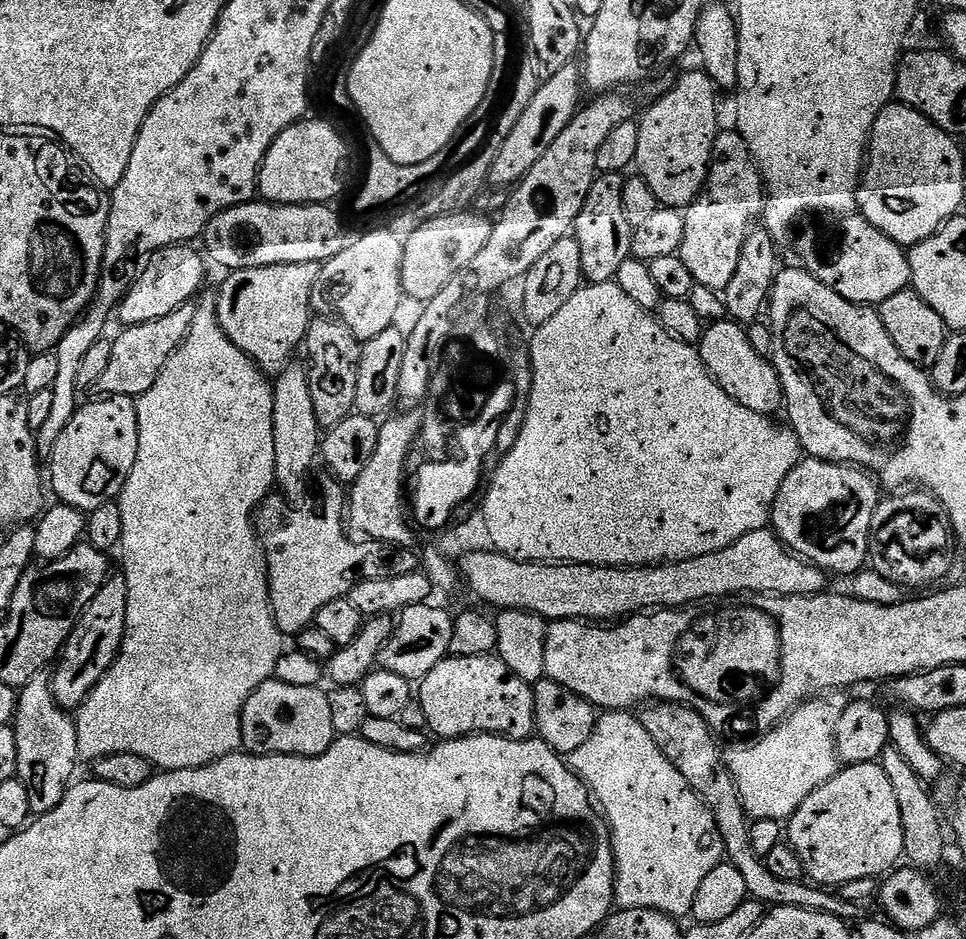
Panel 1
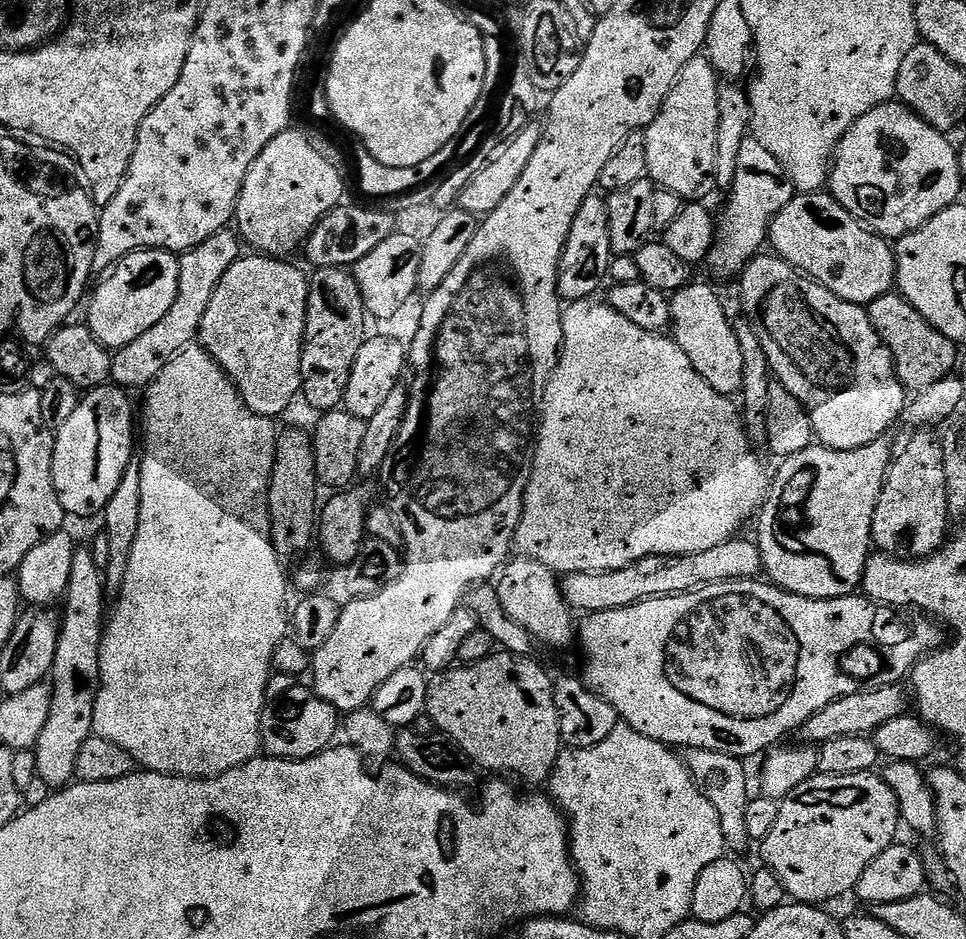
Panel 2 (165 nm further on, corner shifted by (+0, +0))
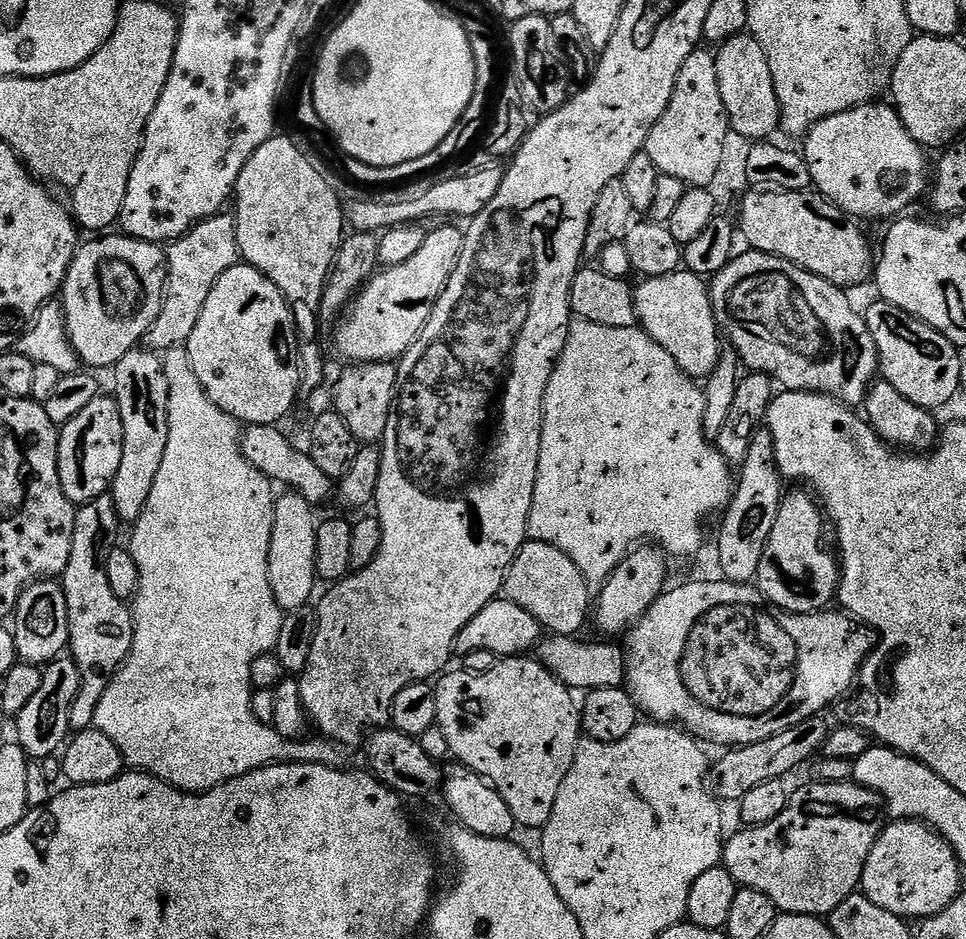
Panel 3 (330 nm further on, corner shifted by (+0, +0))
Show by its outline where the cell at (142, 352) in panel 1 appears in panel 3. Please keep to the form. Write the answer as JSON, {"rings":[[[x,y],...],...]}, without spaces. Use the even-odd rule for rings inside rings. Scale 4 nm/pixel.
{"rings":[[[235,215],[211,216],[201,224],[194,225],[186,235],[167,245],[166,255],[168,285],[164,288],[162,310],[158,318],[154,318],[142,341],[147,351],[157,354],[187,345],[190,334],[194,334],[194,326],[198,326],[202,306],[206,306],[206,298],[210,298],[210,290],[214,290],[214,282],[218,282],[218,278],[222,278],[222,274],[226,274],[226,270],[241,259]]]}

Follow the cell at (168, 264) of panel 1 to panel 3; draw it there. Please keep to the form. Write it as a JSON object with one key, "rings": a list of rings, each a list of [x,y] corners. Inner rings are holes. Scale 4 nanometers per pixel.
{"rings":[[[112,234],[89,239],[92,240],[89,244],[81,243],[77,247],[76,256],[66,274],[62,289],[68,337],[74,350],[80,355],[81,365],[92,370],[111,369],[127,352],[133,351],[143,341],[154,318],[158,318],[162,310],[164,288],[168,285],[168,257],[161,245],[136,240],[123,234],[108,235]]]}

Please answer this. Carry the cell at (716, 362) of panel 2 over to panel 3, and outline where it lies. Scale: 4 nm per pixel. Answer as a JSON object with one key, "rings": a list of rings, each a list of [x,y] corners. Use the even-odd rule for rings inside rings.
{"rings":[[[681,270],[665,276],[649,276],[635,285],[636,318],[683,372],[693,378],[707,378],[718,366],[722,332],[716,322],[717,309],[705,277]]]}

